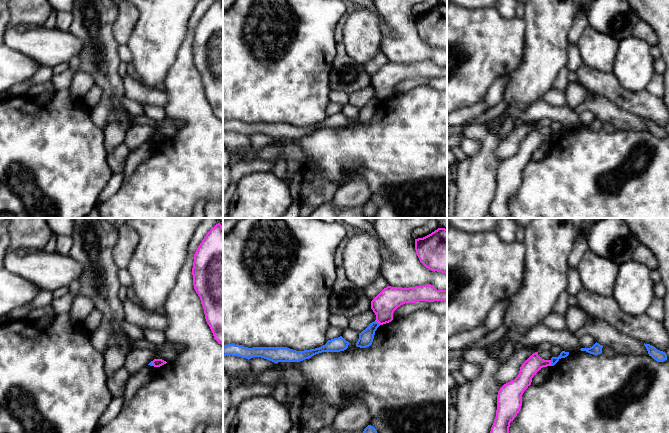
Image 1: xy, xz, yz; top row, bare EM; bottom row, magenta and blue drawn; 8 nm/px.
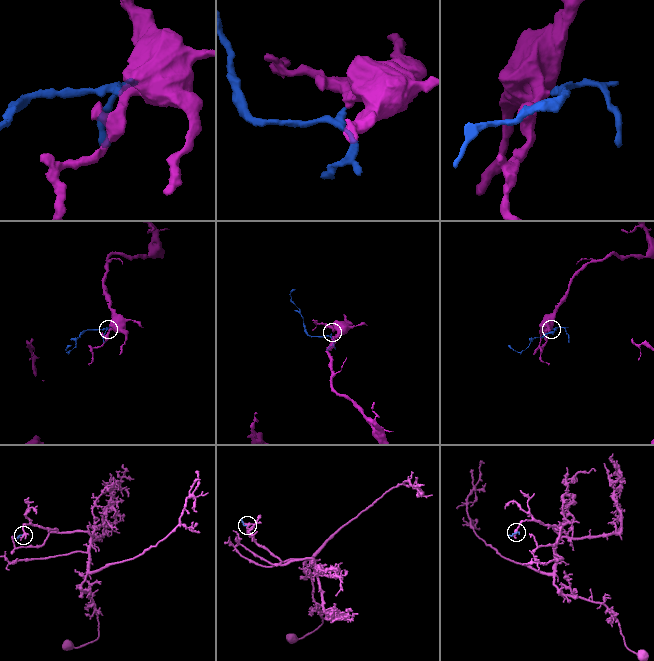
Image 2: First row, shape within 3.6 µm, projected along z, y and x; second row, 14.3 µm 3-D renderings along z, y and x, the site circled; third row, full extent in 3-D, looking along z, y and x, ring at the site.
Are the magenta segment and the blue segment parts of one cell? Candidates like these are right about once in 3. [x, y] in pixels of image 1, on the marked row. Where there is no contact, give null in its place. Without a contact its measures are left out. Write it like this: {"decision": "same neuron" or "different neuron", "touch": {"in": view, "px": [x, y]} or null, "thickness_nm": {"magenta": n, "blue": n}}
{"decision": "different neuron", "touch": {"in": "yz", "px": [550, 363]}, "thickness_nm": {"magenta": 140, "blue": 60}}

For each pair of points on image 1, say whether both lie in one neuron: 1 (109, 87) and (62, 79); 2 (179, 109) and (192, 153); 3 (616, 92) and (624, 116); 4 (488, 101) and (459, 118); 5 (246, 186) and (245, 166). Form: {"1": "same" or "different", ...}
{"1": "same", "2": "same", "3": "different", "4": "same", "5": "different"}

